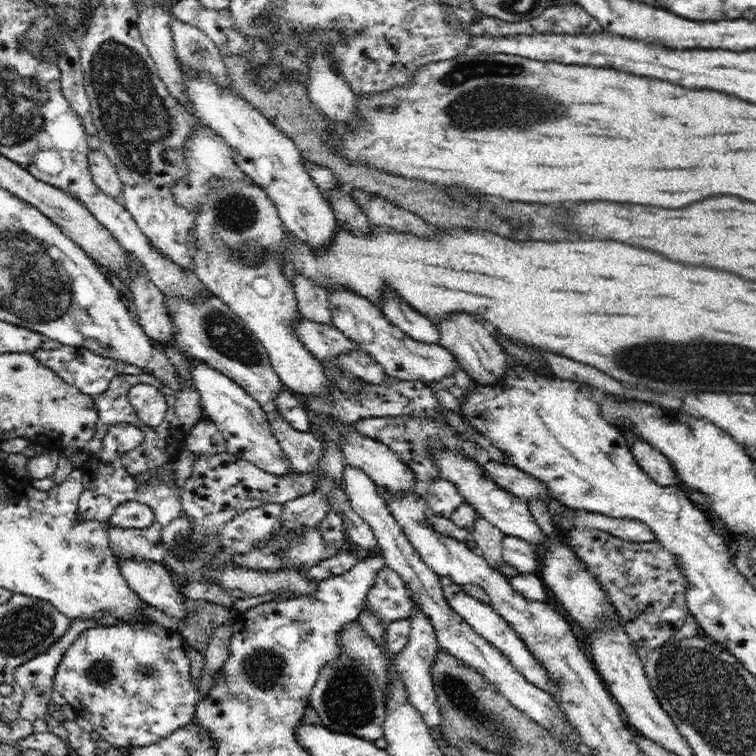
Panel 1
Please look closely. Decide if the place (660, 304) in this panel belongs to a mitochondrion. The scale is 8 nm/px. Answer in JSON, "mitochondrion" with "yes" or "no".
{"mitochondrion":"no"}

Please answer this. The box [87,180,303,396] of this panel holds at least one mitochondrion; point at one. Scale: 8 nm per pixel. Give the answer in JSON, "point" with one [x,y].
{"point":[227,336]}

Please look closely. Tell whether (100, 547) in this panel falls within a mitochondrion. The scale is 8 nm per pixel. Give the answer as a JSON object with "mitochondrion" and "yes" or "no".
{"mitochondrion":"no"}

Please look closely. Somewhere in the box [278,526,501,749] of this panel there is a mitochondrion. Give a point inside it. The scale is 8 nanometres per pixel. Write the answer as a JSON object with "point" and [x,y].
{"point":[349,701]}

